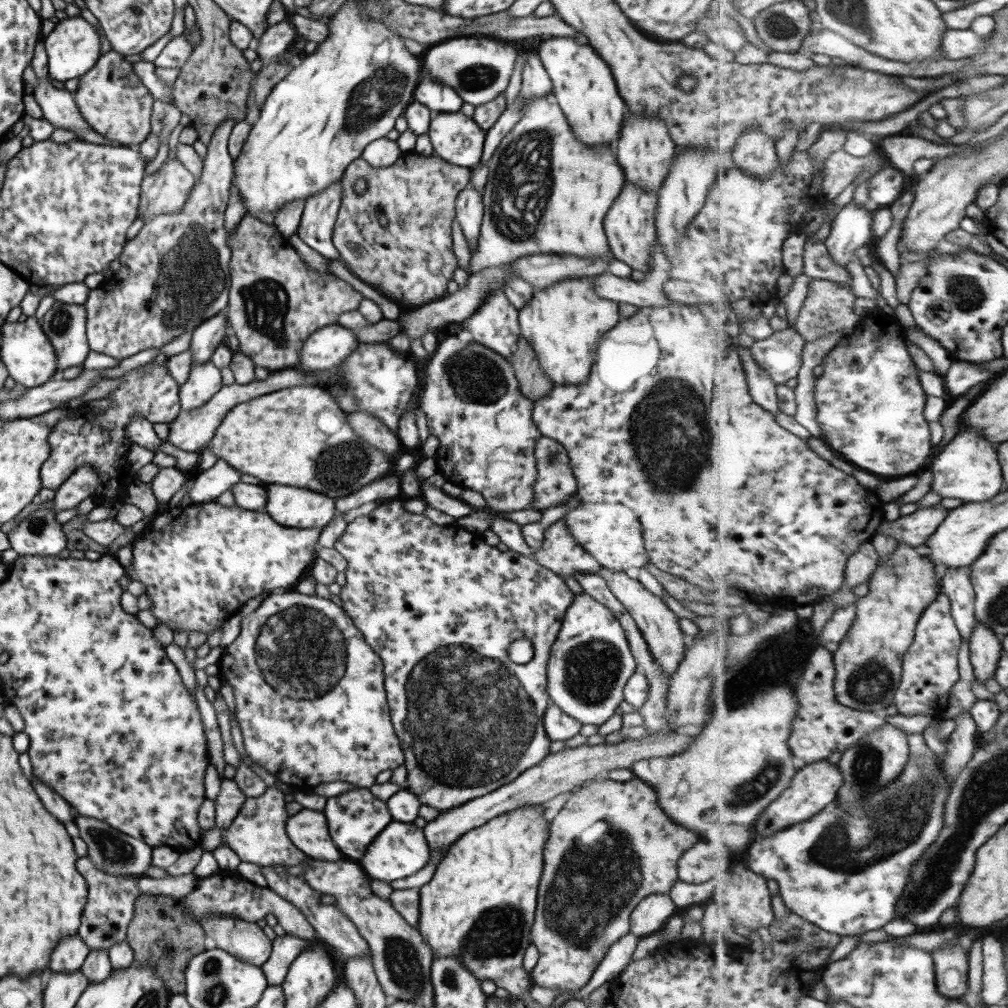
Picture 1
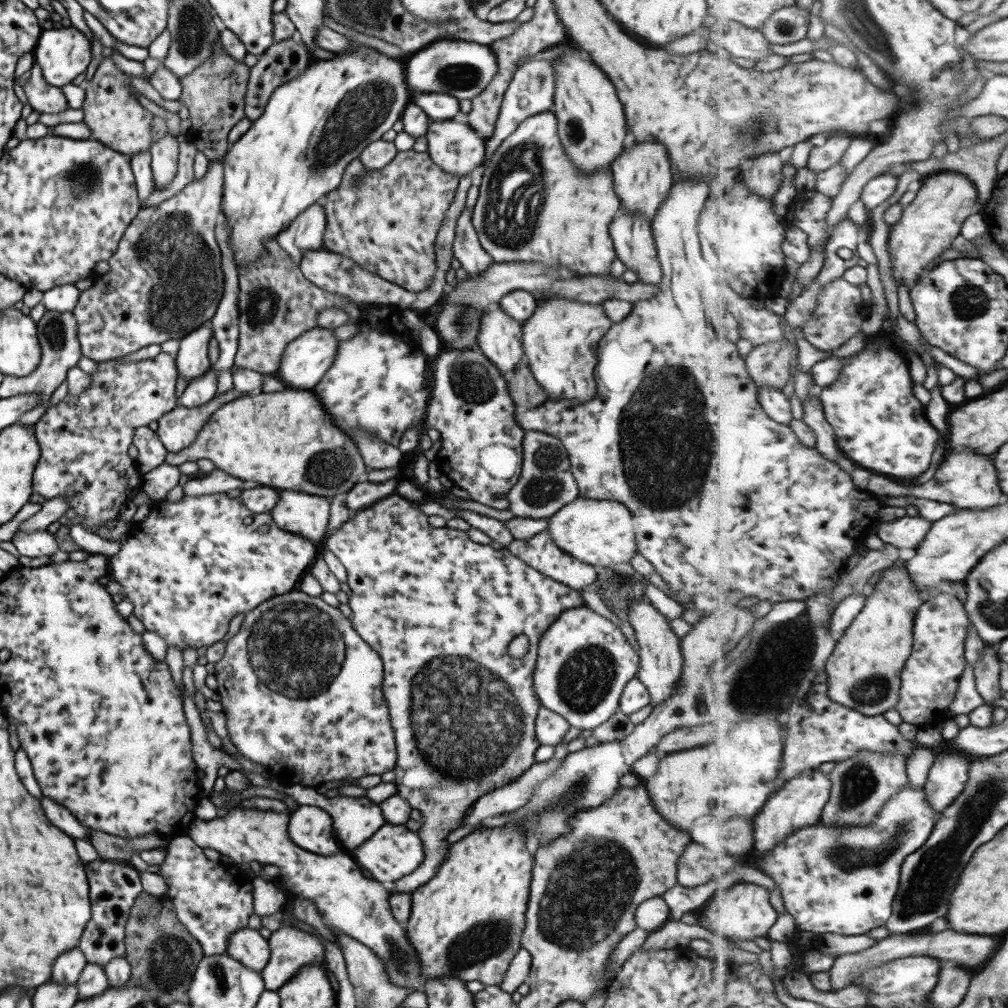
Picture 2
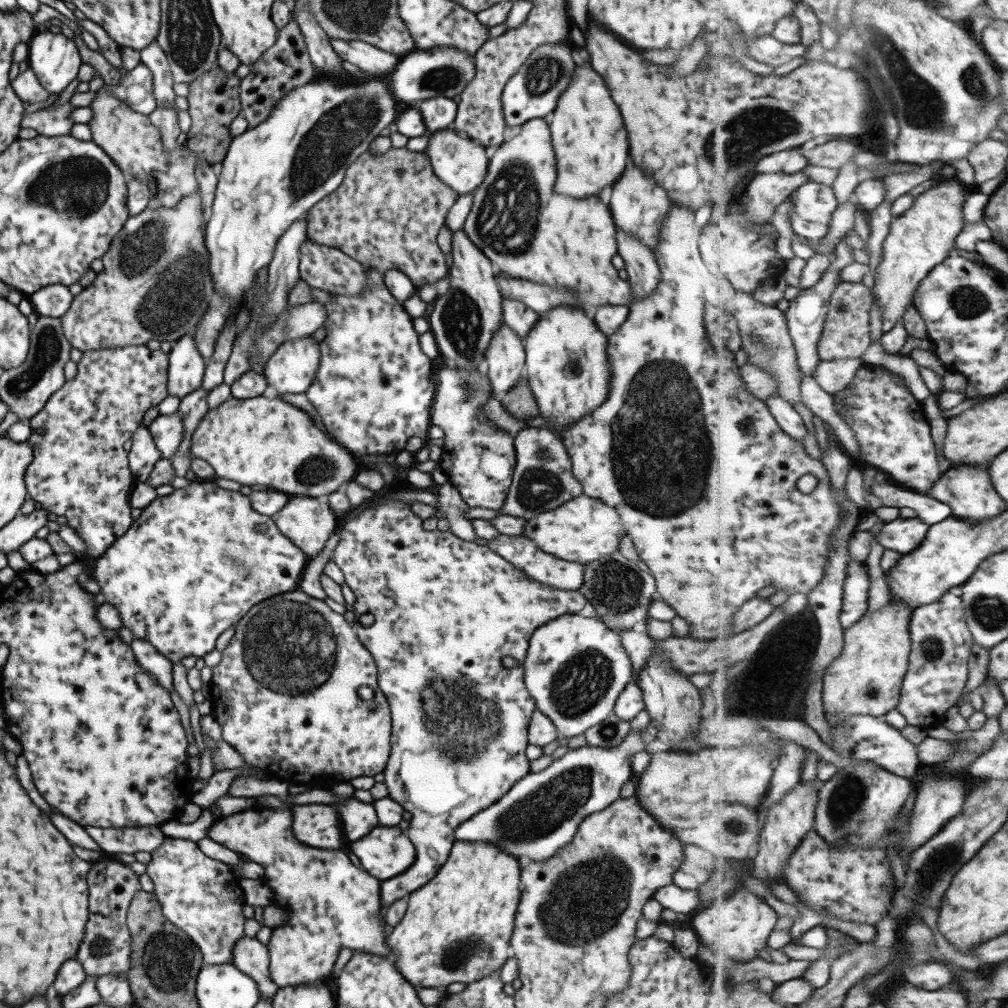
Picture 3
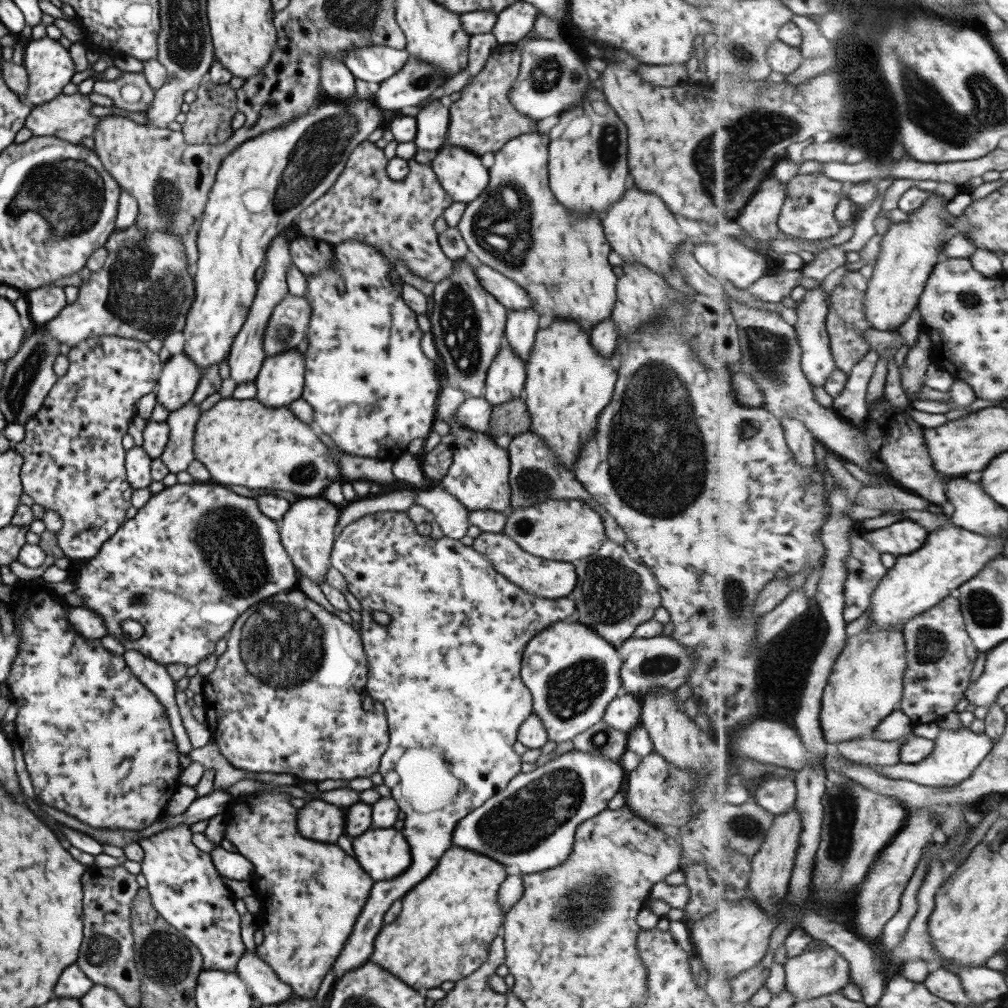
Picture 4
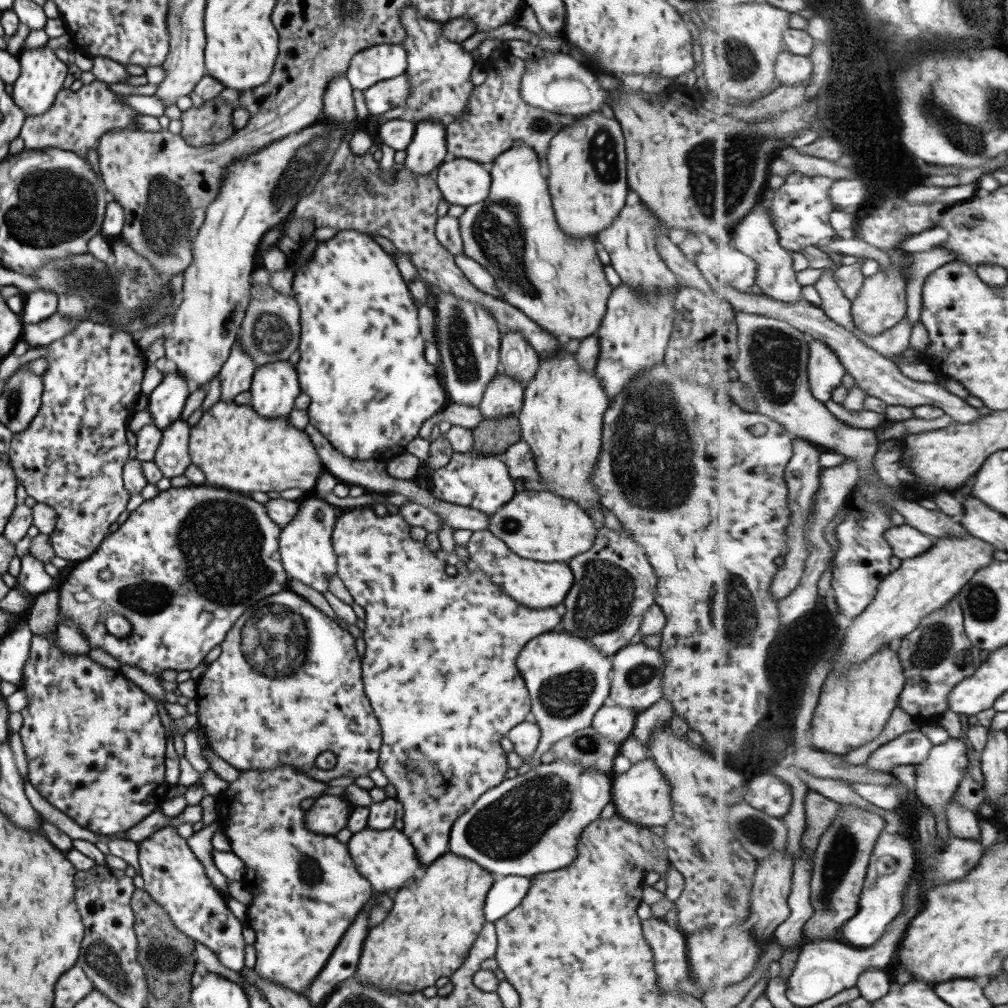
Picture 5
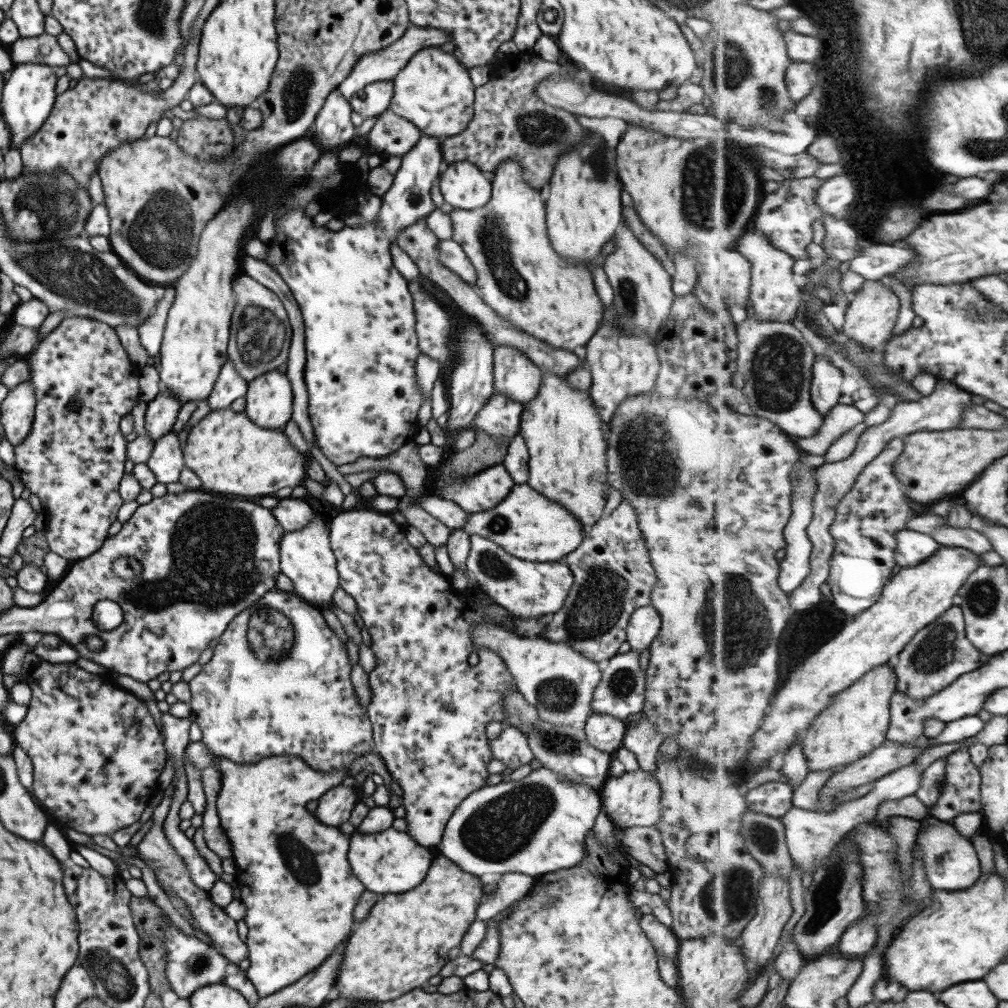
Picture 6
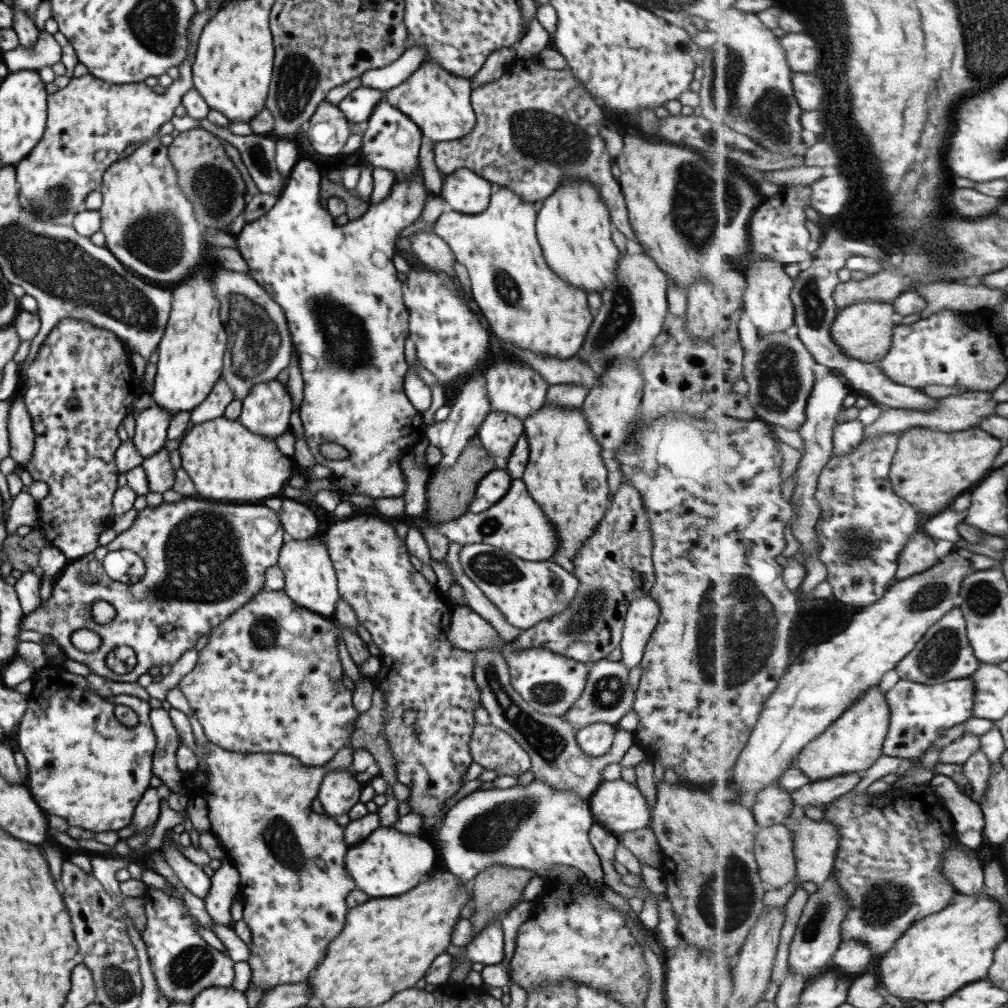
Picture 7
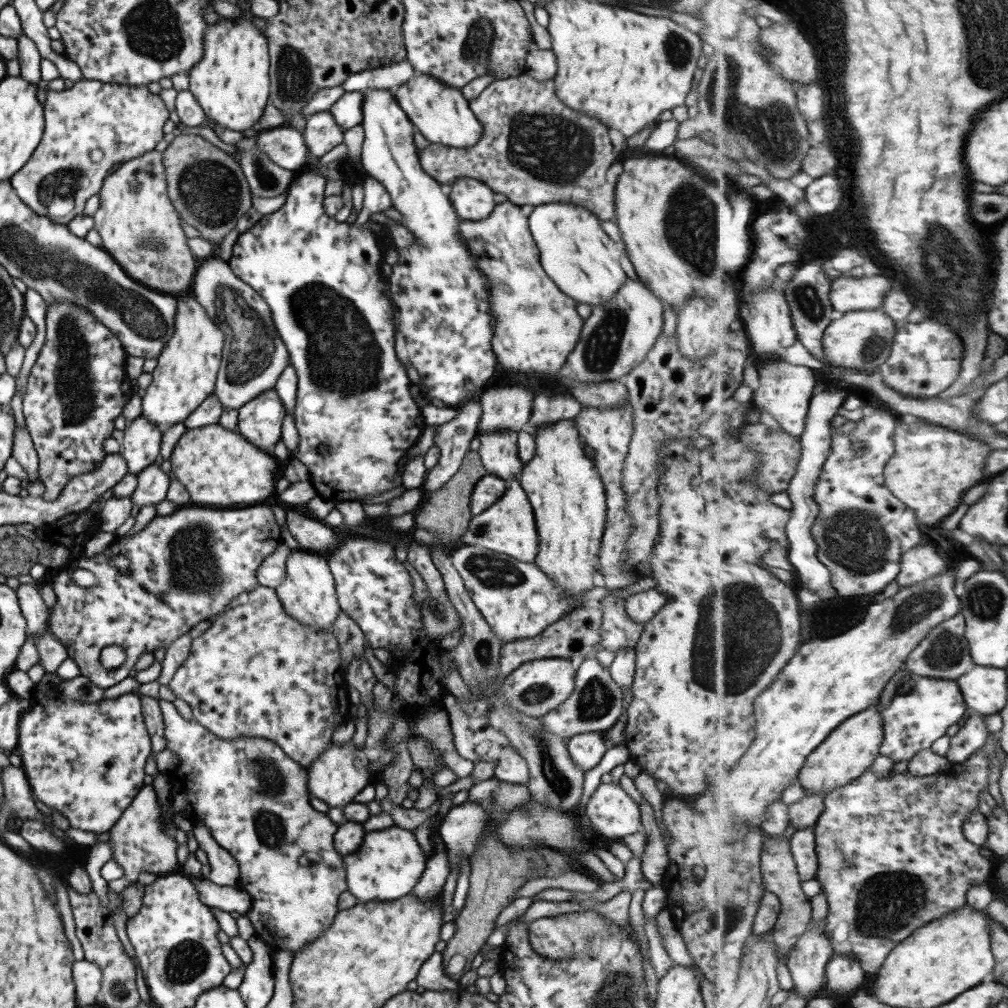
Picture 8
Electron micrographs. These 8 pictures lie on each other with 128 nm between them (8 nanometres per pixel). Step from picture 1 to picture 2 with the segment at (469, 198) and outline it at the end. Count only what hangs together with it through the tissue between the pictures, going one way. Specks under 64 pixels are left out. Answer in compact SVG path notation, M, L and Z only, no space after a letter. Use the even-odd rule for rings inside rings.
M463 209L456 219L455 236L451 242L453 258L467 272L466 278L479 276L494 260L481 248L471 224L471 209Z

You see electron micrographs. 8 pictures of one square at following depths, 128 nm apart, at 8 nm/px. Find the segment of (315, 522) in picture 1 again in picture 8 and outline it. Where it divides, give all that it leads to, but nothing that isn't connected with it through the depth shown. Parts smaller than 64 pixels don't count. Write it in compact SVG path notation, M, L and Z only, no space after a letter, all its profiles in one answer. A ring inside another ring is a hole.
M289 549L284 564L284 579L274 588L283 612L297 620L303 626L315 628L315 630L330 630L333 620L339 614L339 606L334 588L334 580L331 576L326 557L305 551L304 549Z

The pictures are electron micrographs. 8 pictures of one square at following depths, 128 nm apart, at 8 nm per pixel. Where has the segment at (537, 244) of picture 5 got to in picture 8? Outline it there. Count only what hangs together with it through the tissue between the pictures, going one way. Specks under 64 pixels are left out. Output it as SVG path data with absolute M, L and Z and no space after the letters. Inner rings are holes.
M500 201L494 210L483 220L460 220L456 228L459 237L469 247L476 265L481 269L483 277L487 279L487 291L489 291L489 303L495 328L491 339L492 350L497 356L497 364L503 368L509 380L513 382L527 382L531 380L547 380L551 378L566 362L565 358L571 353L571 348L577 343L581 330L580 316L575 312L575 306L571 298L564 296L563 292L555 288L553 281L545 274L539 262L537 247L530 236L527 227L527 216L519 213L519 207L508 201ZM485 246L493 246L499 256L491 256Z

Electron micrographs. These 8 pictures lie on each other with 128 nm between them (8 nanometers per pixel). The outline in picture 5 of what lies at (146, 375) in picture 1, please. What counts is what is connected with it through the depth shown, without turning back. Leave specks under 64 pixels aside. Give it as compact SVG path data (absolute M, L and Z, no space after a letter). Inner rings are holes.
M81 320L67 335L47 345L42 358L47 360L47 369L41 373L43 390L41 391L41 402L39 410L35 413L33 420L29 422L25 430L21 430L11 437L8 448L8 460L13 468L14 476L23 486L27 496L31 496L37 503L46 504L51 507L57 516L54 529L49 534L49 540L55 556L81 562L84 558L95 552L99 543L107 537L115 526L117 516L125 510L129 498L128 492L123 488L122 468L127 460L130 447L127 446L125 432L131 413L141 392L141 379L145 372L145 358L142 350L135 344L132 335L111 328L108 324L96 323L90 320Z

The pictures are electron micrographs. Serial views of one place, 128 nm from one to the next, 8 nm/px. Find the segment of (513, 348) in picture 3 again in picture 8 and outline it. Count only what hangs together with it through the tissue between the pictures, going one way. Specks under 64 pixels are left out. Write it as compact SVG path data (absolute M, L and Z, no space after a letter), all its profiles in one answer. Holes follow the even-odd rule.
M491 432L477 435L480 443L477 450L483 468L501 480L516 480L524 463L519 461L516 449L517 432Z

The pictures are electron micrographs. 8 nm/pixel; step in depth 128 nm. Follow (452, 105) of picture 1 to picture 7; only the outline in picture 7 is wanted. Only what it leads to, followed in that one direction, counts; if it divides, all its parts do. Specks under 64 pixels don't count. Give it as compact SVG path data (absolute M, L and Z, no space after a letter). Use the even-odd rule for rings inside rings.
M307 157L300 158L291 169L289 177L284 182L284 186L280 195L277 196L277 202L263 216L245 223L243 229L236 235L237 252L241 254L241 258L247 264L247 276L251 276L268 296L281 308L285 320L287 320L287 332L290 336L290 344L295 350L297 356L297 364L299 364L299 372L303 380L303 397L301 397L301 405L299 405L298 418L303 428L303 439L306 441L307 449L311 452L315 465L327 466L331 470L331 484L333 484L333 492L340 494L362 494L369 495L370 498L389 498L401 496L405 490L405 479L401 467L399 467L399 458L403 454L407 454L413 449L417 443L425 436L426 427L422 419L422 413L415 410L409 402L403 390L404 376L407 374L408 364L403 358L403 344L409 332L409 320L407 320L407 310L403 307L401 297L401 282L396 277L396 270L391 262L394 251L395 235L403 228L411 225L417 220L424 206L423 202L428 195L425 192L422 181L422 174L418 166L416 174L409 181L397 182L391 187L390 194L385 200L379 204L369 205L367 211L354 221L347 221L343 226L336 226L333 218L323 208L319 197L319 187L322 167L315 161ZM323 443L335 443L343 449L347 450L347 457L341 460L330 460L321 455L317 449Z

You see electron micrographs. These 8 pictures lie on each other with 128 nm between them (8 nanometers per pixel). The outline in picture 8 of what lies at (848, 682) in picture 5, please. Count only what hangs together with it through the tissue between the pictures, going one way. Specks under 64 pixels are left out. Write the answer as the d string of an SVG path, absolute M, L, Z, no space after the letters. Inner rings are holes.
M876 705L853 716L830 732L830 738L811 752L799 772L798 780L806 794L829 795L842 787L847 787L869 771L875 758L882 754L882 744L886 738L886 728L882 721L882 714L878 712Z

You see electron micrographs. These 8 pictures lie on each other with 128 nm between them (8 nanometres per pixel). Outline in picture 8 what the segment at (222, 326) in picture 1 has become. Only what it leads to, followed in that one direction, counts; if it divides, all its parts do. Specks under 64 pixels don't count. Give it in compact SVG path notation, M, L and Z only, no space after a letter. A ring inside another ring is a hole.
M140 415L128 422L122 431L123 450L119 454L127 464L127 473L136 475L157 458L162 433L155 428L155 424Z

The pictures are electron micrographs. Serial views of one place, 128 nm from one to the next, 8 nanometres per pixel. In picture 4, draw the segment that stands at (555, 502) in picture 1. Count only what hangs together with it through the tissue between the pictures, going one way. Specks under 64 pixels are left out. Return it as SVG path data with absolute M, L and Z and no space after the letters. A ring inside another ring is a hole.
M521 432L512 437L506 449L509 458L508 483L509 483L509 505L508 508L529 507L547 500L573 499L581 500L601 514L603 520L603 532L607 539L615 544L623 546L627 538L622 528L615 522L599 503L591 498L591 495L581 486L581 483L574 478L574 472L567 470L563 464L557 462L557 456L549 451L539 436L533 432Z

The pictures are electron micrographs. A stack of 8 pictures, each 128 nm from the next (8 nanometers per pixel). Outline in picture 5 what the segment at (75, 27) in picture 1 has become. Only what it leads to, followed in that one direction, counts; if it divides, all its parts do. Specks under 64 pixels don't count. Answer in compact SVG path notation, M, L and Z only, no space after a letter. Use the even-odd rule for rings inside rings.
M67 32L60 37L50 38L43 48L37 50L20 50L18 57L19 75L13 81L11 98L17 108L27 116L39 116L51 106L56 94L63 88L63 82L67 73L67 66L63 64L56 56L55 49L69 46L72 42L71 35Z

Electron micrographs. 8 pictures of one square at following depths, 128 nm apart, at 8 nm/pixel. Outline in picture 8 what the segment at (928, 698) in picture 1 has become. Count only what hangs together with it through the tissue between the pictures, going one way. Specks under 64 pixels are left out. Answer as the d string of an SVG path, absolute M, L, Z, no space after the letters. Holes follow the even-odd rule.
M959 612L953 618L945 620L935 627L923 643L910 655L906 663L909 672L916 676L927 676L941 680L958 681L961 676L967 675L976 665L971 657L969 640L965 638L965 615Z

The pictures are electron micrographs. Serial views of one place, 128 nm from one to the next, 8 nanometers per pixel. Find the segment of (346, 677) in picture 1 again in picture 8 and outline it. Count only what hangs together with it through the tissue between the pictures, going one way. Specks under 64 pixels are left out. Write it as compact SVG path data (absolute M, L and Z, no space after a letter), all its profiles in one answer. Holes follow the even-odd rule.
M255 584L247 591L247 602L215 617L211 625L189 646L189 656L167 684L171 693L186 702L192 720L221 739L247 735L269 739L291 760L306 767L332 742L331 735L349 719L351 704L340 667L335 634L315 630L289 618L274 589Z

